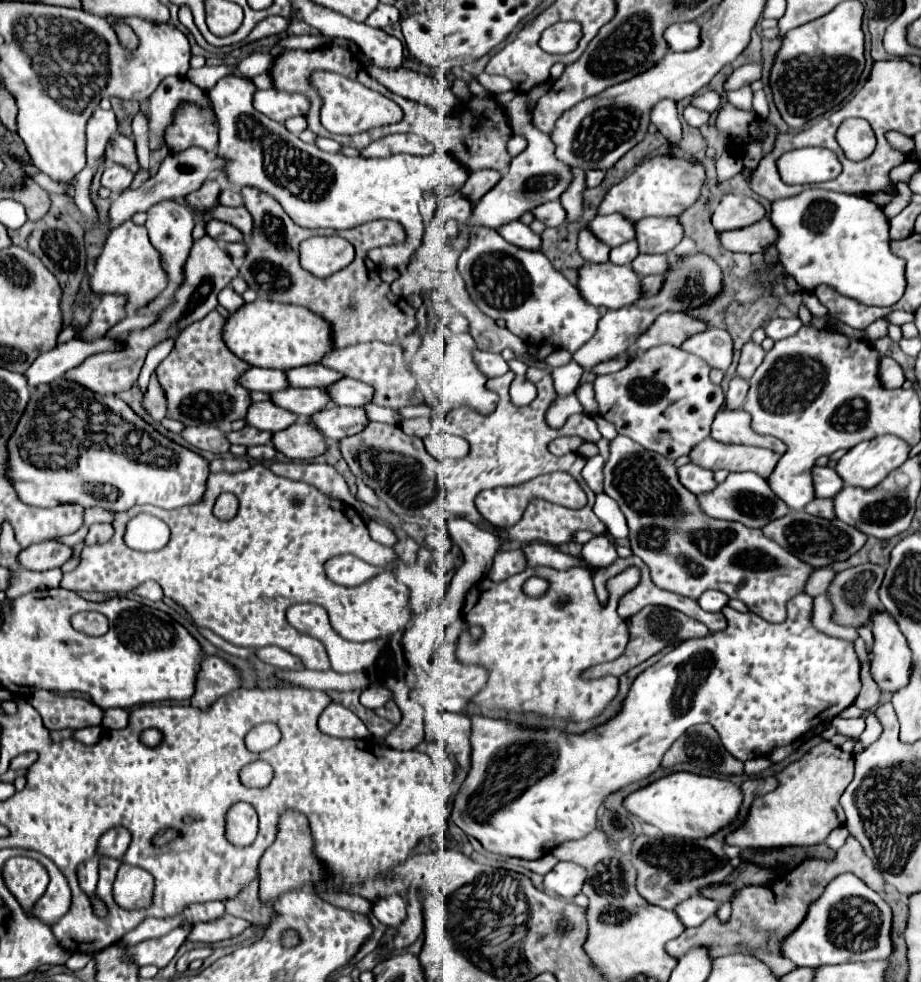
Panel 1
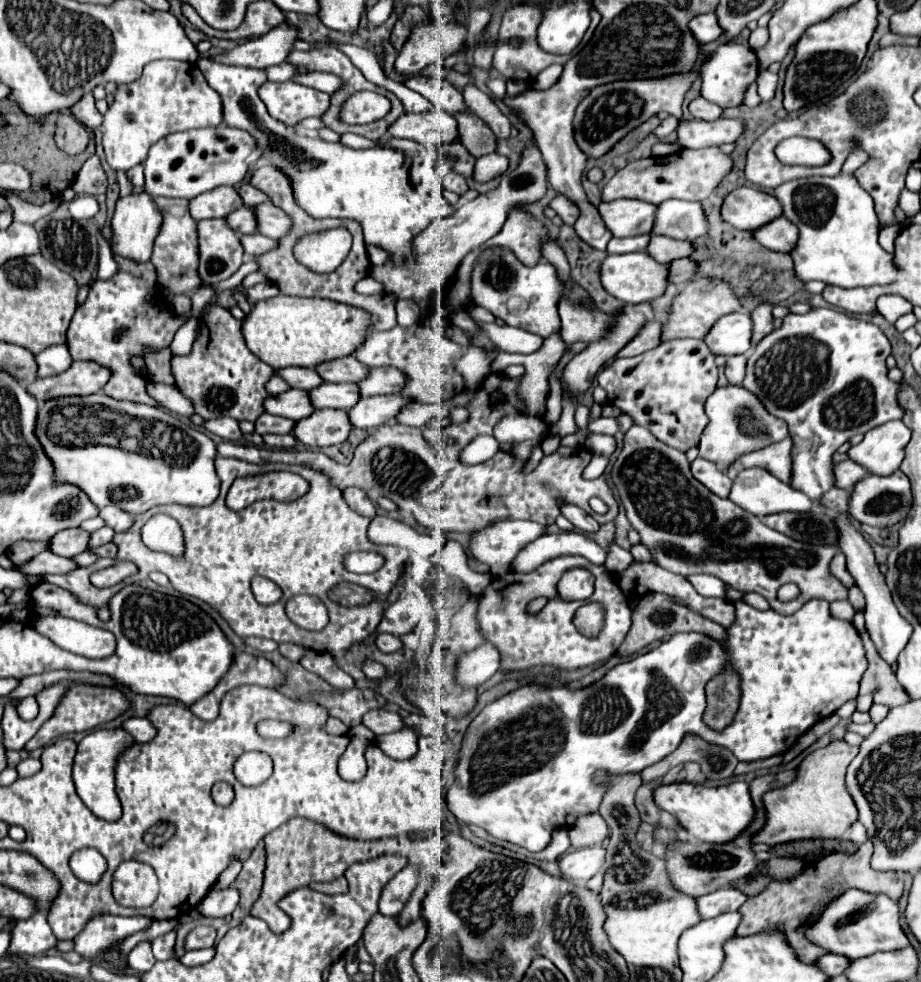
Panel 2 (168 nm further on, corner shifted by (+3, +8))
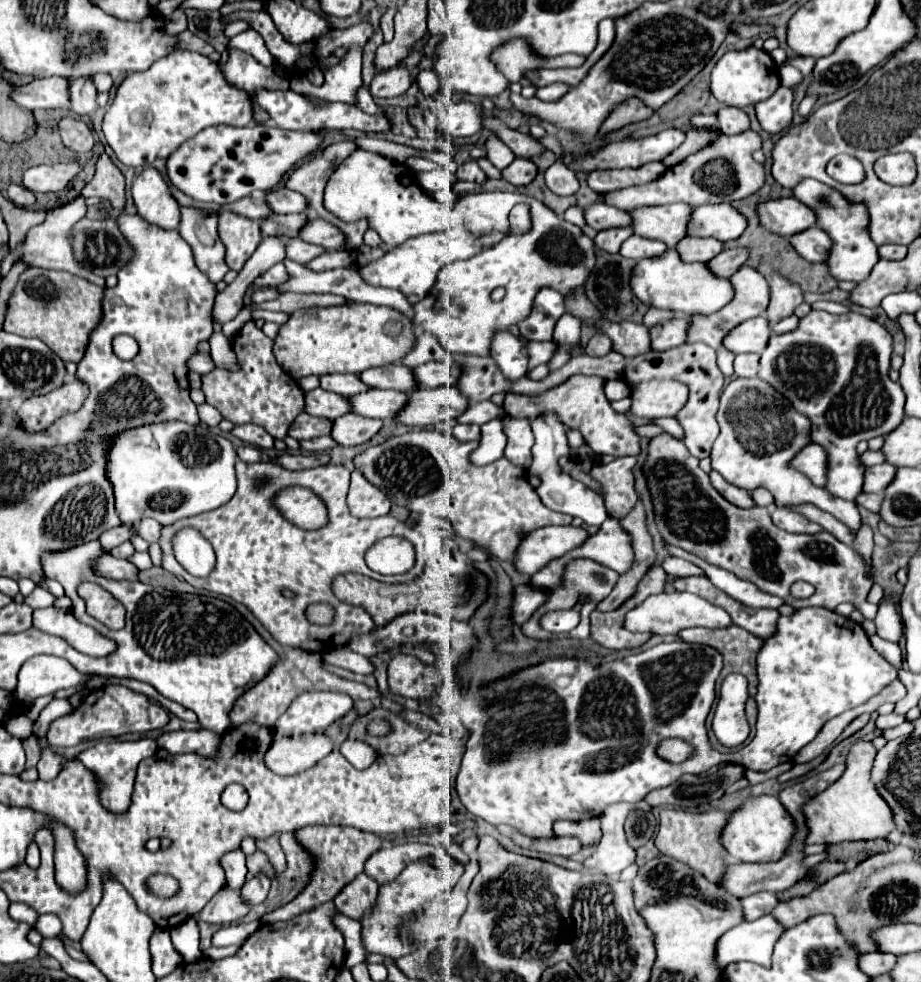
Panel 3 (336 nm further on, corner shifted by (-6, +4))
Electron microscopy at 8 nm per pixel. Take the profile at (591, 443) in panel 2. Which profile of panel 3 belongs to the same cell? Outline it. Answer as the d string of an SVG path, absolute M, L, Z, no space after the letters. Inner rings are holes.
M571 376L565 380L565 384L559 384L557 388L549 388L547 392L539 396L519 396L509 392L505 396L503 408L509 416L523 416L533 418L543 412L557 412L561 422L569 428L577 428L587 446L595 454L611 454L611 456L637 456L639 454L639 436L633 432L633 424L627 420L625 414L617 414L611 408L611 402L607 400L603 392L605 380L601 376Z

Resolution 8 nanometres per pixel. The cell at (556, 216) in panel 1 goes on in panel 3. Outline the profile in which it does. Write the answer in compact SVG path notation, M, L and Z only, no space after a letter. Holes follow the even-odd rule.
M591 204L583 210L583 216L585 216L585 222L595 230L607 230L607 228L631 224L631 218L627 212L607 204Z

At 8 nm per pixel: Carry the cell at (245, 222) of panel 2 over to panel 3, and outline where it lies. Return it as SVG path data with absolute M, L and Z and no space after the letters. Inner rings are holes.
M273 214L269 220L261 222L261 234L263 236L281 236L281 238L293 238L299 234L299 228L305 224L305 214Z

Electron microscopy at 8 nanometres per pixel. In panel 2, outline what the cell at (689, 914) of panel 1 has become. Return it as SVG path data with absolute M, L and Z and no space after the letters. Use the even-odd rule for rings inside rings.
M720 888L712 894L706 894L698 898L698 908L704 918L714 918L724 912L740 910L740 904L744 904L748 896L736 888Z

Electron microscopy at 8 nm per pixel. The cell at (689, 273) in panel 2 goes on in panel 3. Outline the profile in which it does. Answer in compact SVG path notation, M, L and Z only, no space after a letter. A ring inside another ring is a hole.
M735 248L735 250L723 250L723 252L719 252L707 264L709 264L709 268L713 268L713 272L717 272L717 276L729 278L741 264L745 264L745 260L747 260L747 250Z

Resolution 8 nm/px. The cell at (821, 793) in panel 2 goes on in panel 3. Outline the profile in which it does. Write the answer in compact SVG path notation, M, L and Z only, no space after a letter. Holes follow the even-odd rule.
M861 740L853 744L847 754L845 772L841 774L841 778L835 780L821 794L813 796L813 800L809 800L803 806L803 816L809 828L809 836L805 838L805 844L837 844L845 840L875 840L875 838L883 838L885 834L893 830L893 814L869 780L869 770L871 770L875 754L877 750L873 748L871 742Z

